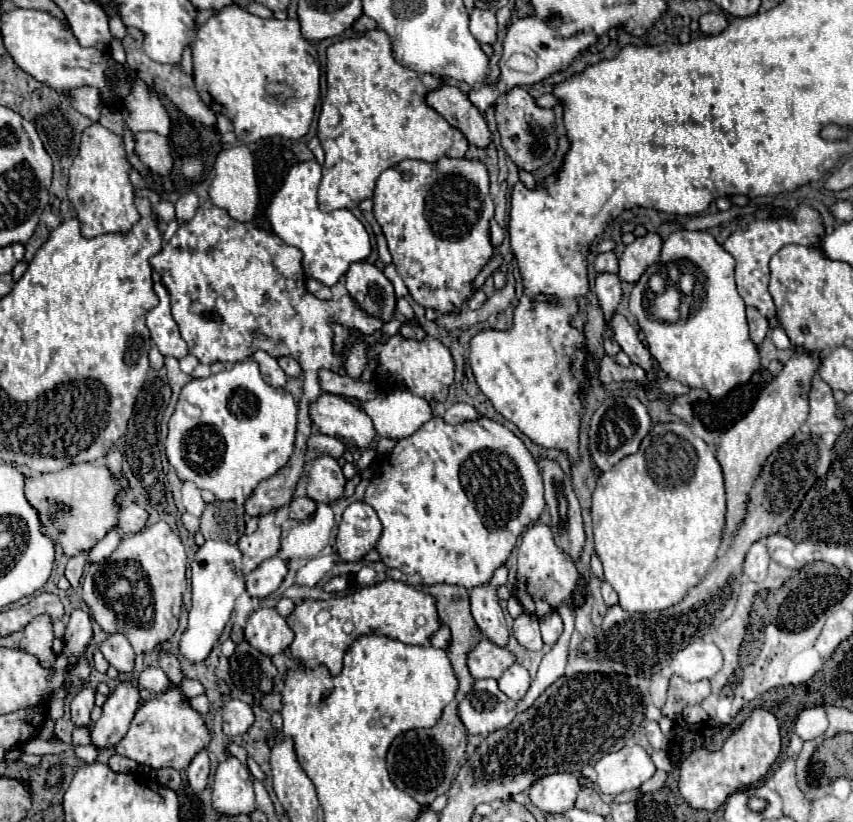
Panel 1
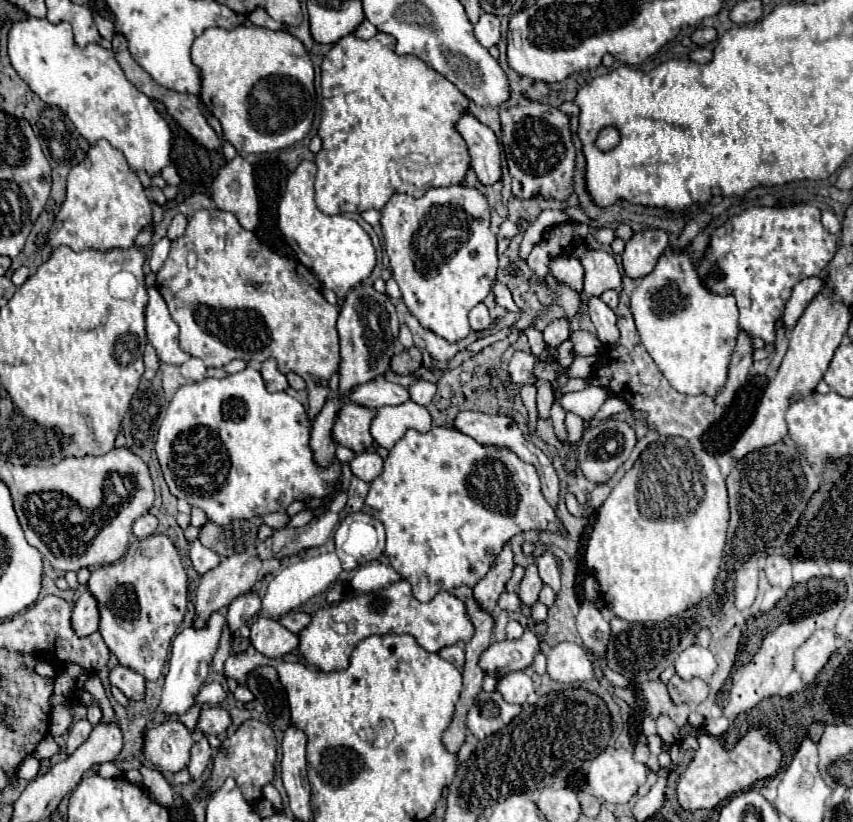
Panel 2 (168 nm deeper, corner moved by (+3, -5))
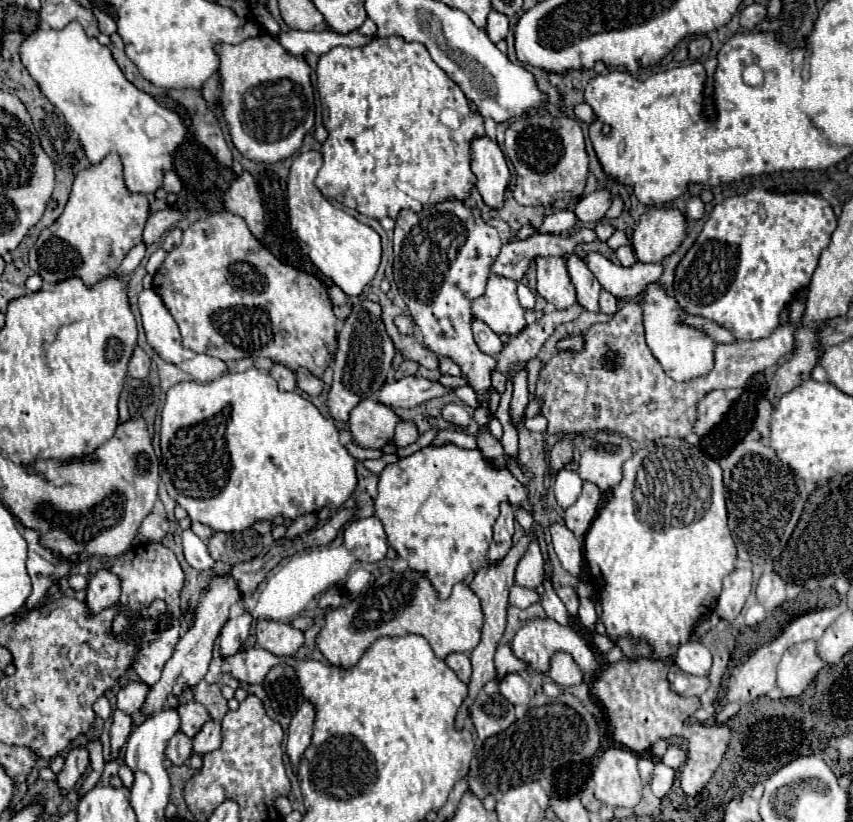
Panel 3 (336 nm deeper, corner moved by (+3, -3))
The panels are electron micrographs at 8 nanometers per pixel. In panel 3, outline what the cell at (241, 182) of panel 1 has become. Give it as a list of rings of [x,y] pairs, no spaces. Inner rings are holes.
[[[244,171],[244,175],[238,177],[230,185],[230,189],[224,195],[224,205],[230,213],[236,213],[238,217],[242,217],[246,221],[246,225],[254,237],[258,237],[258,239],[264,237],[264,231],[266,231],[264,207],[262,207],[262,199],[258,195],[256,183],[250,173]]]

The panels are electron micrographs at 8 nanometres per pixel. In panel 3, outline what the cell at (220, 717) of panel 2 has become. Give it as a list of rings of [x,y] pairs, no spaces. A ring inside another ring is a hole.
[[[184,701],[184,705],[180,705],[180,731],[184,735],[194,737],[206,721],[208,721],[208,713],[204,705],[196,701]]]

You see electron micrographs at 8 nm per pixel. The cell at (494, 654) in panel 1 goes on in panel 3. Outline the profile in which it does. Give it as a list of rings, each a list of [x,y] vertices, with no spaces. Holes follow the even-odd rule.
[[[536,617],[536,619],[526,621],[526,623],[518,629],[518,633],[516,633],[514,641],[512,641],[512,651],[514,651],[514,655],[516,655],[518,659],[522,659],[522,661],[528,663],[530,667],[534,667],[538,673],[546,673],[546,671],[550,669],[552,657],[554,657],[556,653],[560,653],[560,651],[572,655],[574,663],[578,665],[578,669],[580,669],[582,673],[598,673],[598,671],[604,671],[606,667],[618,663],[618,661],[624,657],[624,653],[622,653],[622,649],[620,649],[618,645],[614,645],[608,653],[598,653],[598,651],[592,647],[592,643],[590,643],[588,639],[584,639],[574,627],[560,625],[558,621],[548,619],[548,617],[546,617],[546,619]]]

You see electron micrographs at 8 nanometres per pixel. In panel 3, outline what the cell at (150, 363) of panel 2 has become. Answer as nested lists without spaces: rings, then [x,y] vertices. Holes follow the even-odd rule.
[[[134,347],[134,353],[132,353],[132,359],[128,363],[128,373],[136,379],[144,379],[150,371],[150,357],[140,349],[140,347]]]

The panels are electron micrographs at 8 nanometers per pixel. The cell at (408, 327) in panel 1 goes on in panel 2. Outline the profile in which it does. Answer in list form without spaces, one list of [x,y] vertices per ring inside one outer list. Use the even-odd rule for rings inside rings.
[[[410,347],[410,349],[404,349],[400,351],[398,355],[392,357],[392,363],[390,363],[390,369],[398,375],[410,375],[412,371],[418,369],[418,365],[422,363],[422,353],[418,347]]]

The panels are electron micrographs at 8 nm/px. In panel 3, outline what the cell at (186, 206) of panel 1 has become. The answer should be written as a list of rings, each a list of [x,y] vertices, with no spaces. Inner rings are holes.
[[[181,229],[168,231],[168,233],[164,235],[164,239],[162,239],[162,249],[164,249],[164,251],[172,251],[174,247],[179,246],[182,240],[182,233]]]

